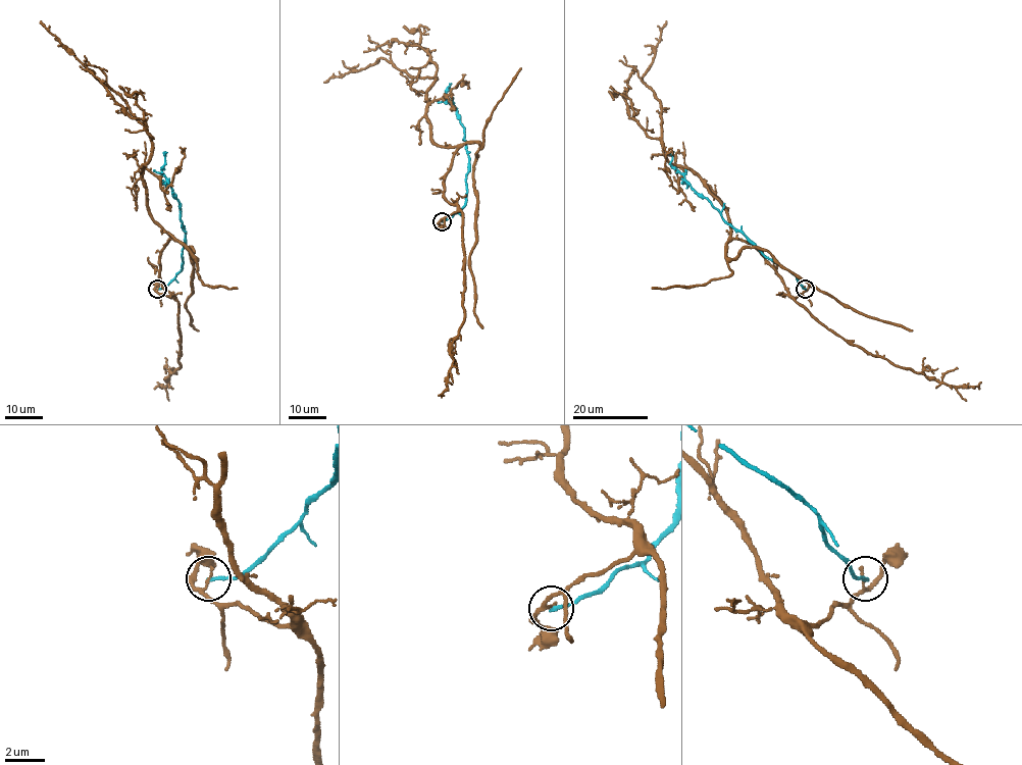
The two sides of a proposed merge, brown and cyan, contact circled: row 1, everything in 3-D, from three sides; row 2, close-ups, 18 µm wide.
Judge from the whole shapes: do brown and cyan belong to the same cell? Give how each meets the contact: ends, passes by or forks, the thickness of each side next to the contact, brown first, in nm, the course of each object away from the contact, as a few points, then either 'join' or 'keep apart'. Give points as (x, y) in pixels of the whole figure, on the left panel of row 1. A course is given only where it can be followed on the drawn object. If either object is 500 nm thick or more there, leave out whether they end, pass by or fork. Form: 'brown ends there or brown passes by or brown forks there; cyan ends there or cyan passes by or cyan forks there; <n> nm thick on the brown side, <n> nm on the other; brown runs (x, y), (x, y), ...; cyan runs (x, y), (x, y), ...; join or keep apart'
brown passes by; cyan ends there; 140 nm thick on the brown side, 160 nm on the other; brown runs (157, 289), (173, 296), (163, 287), (160, 257), (173, 238), (148, 206), (142, 175), (151, 135), (40, 20); cyan runs (157, 289), (163, 288), (181, 270), (185, 245), (180, 203), (162, 173), (164, 152); keep apart

